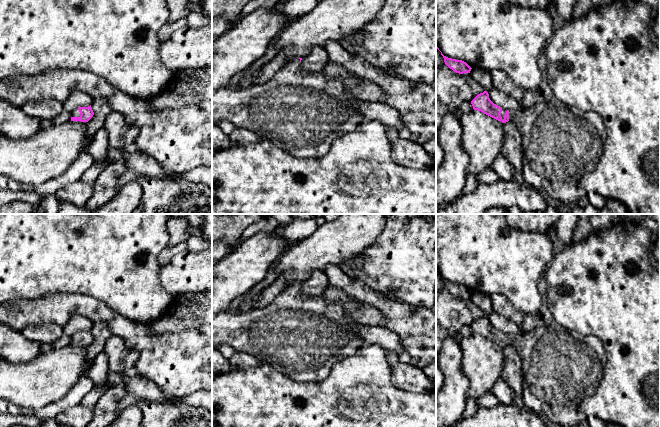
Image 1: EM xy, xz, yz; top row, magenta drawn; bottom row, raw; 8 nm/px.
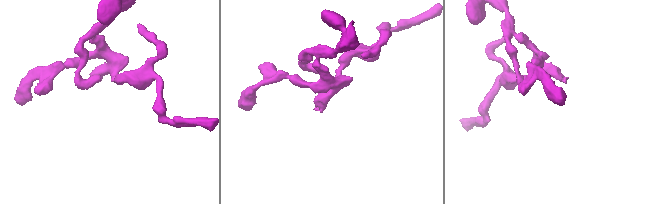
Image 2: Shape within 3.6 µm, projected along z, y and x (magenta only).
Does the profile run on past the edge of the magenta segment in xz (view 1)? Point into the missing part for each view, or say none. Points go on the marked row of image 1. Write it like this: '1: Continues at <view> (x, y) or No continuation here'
1: No continuation here

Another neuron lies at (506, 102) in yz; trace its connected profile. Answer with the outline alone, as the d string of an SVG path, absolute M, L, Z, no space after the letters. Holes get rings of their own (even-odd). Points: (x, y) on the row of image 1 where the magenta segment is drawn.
M492 87L487 92L489 94L490 100L494 104L500 106L502 109L509 111L522 109L520 101L517 101L515 98L509 96L508 94L499 91L495 87Z

